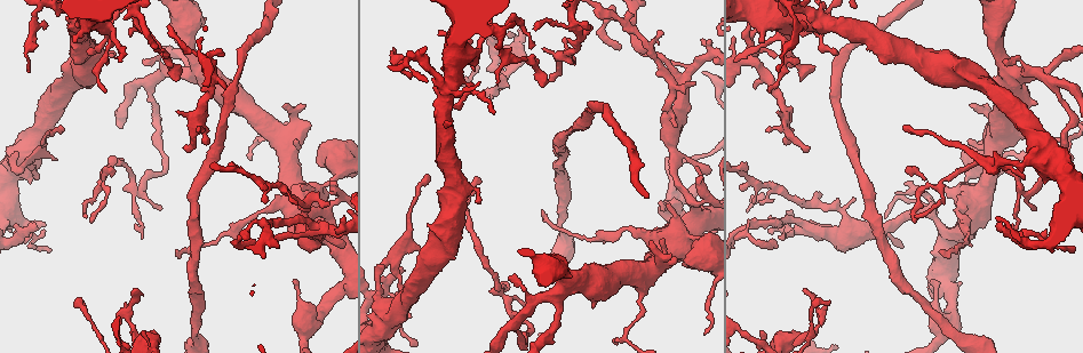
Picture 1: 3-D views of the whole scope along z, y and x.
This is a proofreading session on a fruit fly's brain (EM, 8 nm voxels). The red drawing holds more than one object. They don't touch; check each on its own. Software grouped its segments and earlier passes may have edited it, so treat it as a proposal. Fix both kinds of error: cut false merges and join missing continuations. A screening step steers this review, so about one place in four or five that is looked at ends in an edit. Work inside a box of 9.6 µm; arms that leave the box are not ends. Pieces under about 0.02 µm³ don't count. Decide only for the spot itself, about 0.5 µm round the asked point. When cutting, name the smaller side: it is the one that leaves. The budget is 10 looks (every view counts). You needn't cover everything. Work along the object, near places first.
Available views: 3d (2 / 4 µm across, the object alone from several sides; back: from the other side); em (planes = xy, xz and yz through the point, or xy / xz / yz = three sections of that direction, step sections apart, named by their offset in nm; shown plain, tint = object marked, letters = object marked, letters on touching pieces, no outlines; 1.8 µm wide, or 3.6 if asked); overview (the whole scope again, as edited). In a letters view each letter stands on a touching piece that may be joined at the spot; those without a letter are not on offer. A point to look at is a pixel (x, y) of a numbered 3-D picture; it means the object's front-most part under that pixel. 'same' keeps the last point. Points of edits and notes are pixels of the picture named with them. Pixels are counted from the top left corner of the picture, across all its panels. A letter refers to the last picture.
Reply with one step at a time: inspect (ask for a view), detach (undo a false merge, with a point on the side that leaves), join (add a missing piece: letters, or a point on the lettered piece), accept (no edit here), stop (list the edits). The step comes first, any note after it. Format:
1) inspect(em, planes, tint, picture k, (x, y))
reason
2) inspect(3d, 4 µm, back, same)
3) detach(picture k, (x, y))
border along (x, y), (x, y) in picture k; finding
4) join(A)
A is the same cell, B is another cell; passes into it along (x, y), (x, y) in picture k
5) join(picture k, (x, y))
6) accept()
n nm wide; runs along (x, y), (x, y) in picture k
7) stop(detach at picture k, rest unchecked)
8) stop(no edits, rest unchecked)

inspect(em, planes, letters, picture 1, (142, 238))
tapers out

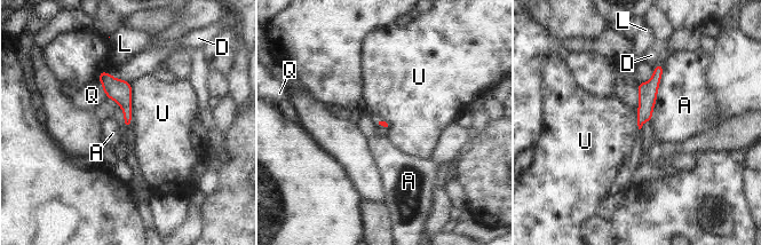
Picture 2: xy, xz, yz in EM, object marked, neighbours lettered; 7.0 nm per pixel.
accept()
A touches over 400 nm; A, D, L, Q and U are other cells; runs along (660, 68), (648, 91), (640, 123) in picture 2; no lettered piece goes on from it

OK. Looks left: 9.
inspect(em, xz, step 16, letters, picture 1, (1024, 178))
tapers out

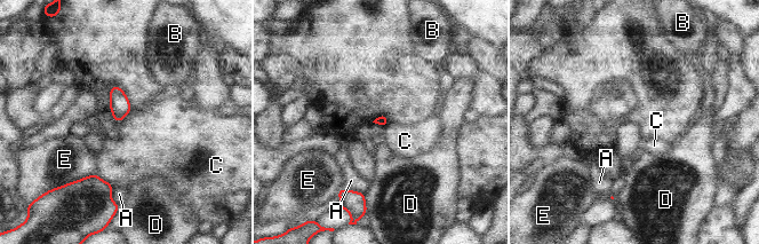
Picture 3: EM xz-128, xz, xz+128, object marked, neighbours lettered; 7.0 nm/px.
accept()
A, B, C, D and E are other cells; border along (95, 173), (113, 186) in picture 3; no lettered piece goes on from it

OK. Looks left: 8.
inspect(em, planes, letters, picture 1, (221, 52))
an open end

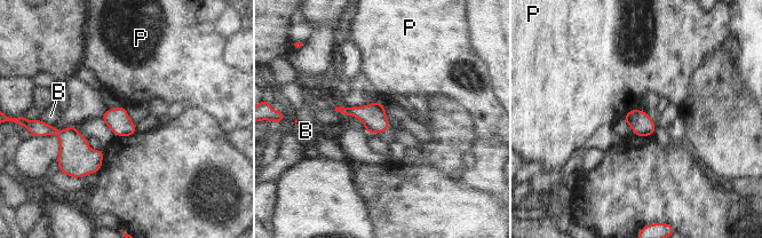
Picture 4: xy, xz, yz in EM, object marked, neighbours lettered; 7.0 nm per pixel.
accept()
P touches over 80 nm; B and P are other cells; none of them fits

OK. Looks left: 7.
inspect(3d, 2 µm, picture 1, (693, 82))
branch stops here

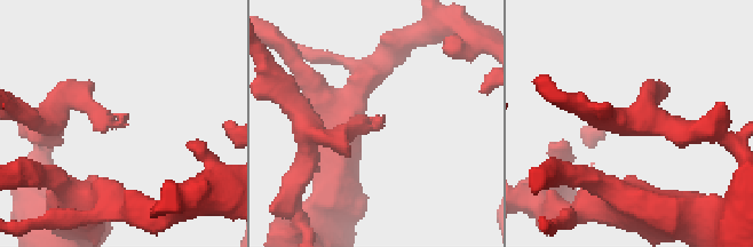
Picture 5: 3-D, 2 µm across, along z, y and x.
inspect(em, 3.6 µm, planes, letters, picture 5, (122, 116))
shape alone is not enough

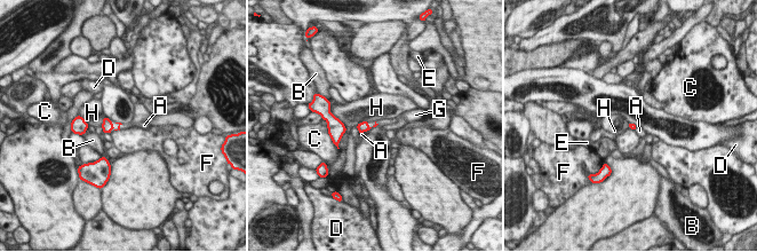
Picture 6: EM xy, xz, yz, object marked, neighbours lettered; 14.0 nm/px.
join(G)
G is the same cell, A, B, C, D, E, F and H are other cells; passes into it along (106, 125), (116, 130), (116, 125) in picture 6; the neuron continues

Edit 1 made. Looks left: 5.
stop(join at picture 6, rest unchecked)

